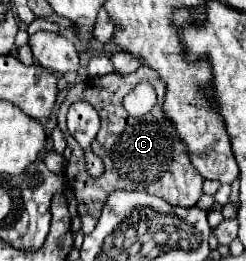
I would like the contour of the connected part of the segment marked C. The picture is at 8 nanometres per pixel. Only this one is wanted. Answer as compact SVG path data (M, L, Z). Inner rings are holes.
M141 67L127 77L119 77L117 73L109 73L109 75L103 75L103 77L85 79L81 83L71 85L67 89L67 97L61 103L61 109L57 113L59 129L63 131L63 135L67 139L67 145L73 147L73 155L67 161L67 167L65 167L65 177L67 177L67 185L75 193L77 213L79 213L79 219L81 219L81 233L85 233L85 235L89 235L93 231L95 225L89 225L89 221L95 221L99 217L99 211L103 207L103 199L115 189L147 191L151 195L157 195L157 197L169 201L171 205L183 205L183 207L193 207L199 201L199 197L203 195L203 189L201 189L203 177L189 163L189 159L185 155L185 145L177 137L173 125L169 125L169 121L163 119L163 103L159 101L159 105L155 105L143 117L131 117L123 109L123 105L121 105L123 97L127 93L131 93L133 87L139 85L141 81L157 85L157 99L163 101L165 85L161 83L161 79L157 77L157 73L153 69ZM77 101L85 101L85 103L93 105L95 111L101 117L101 129L91 143L93 151L99 157L103 157L103 161L105 161L105 173L99 179L89 179L89 175L85 173L83 149L75 143L75 139L69 135L67 125L65 125L67 109Z

